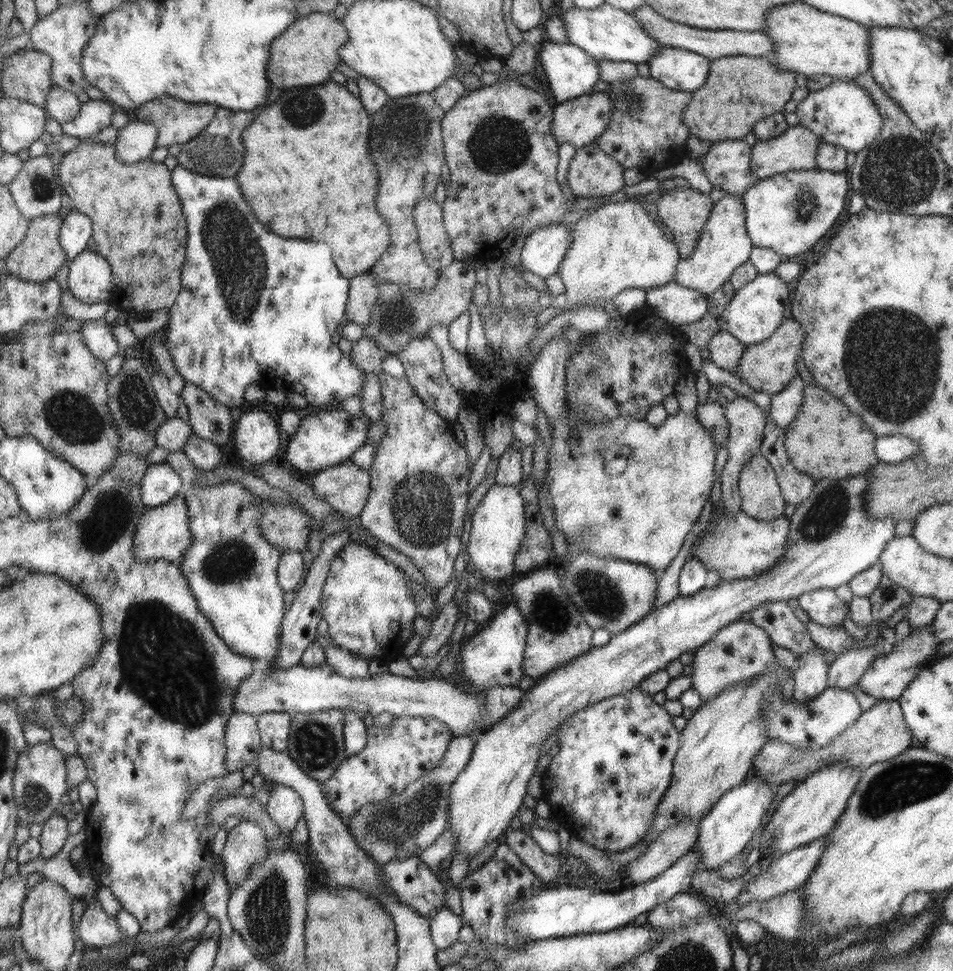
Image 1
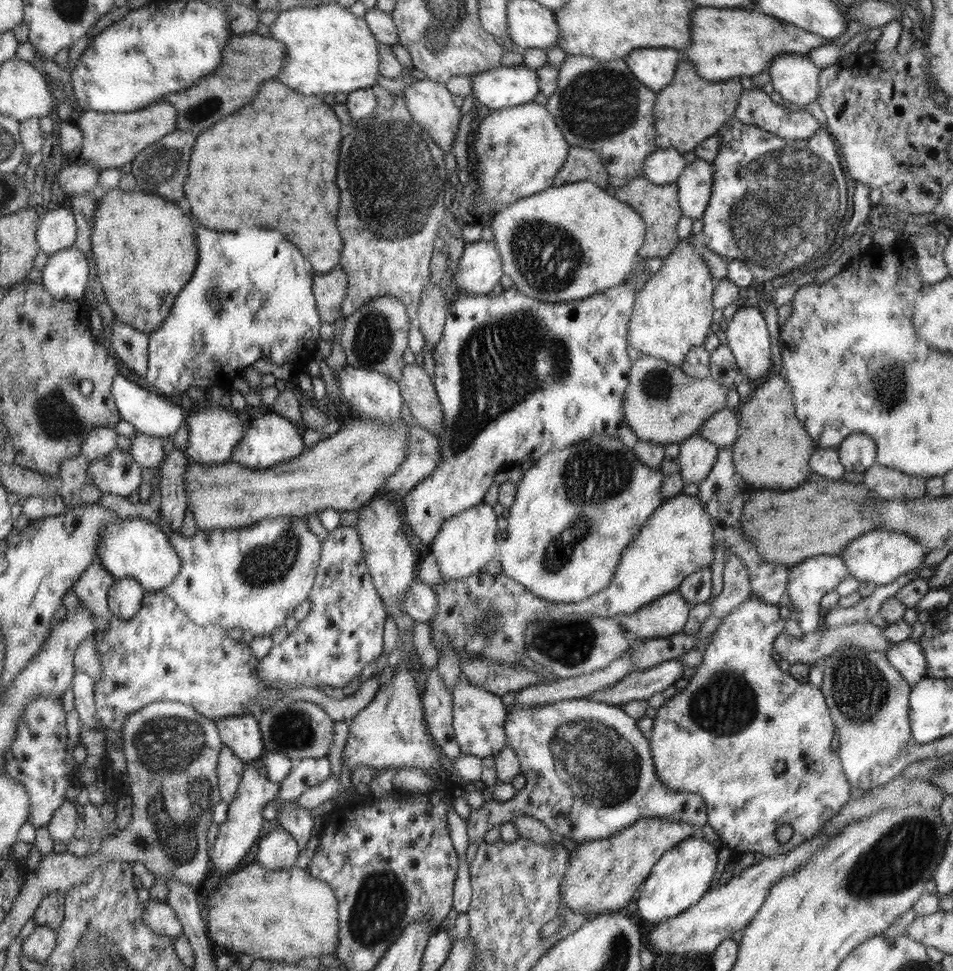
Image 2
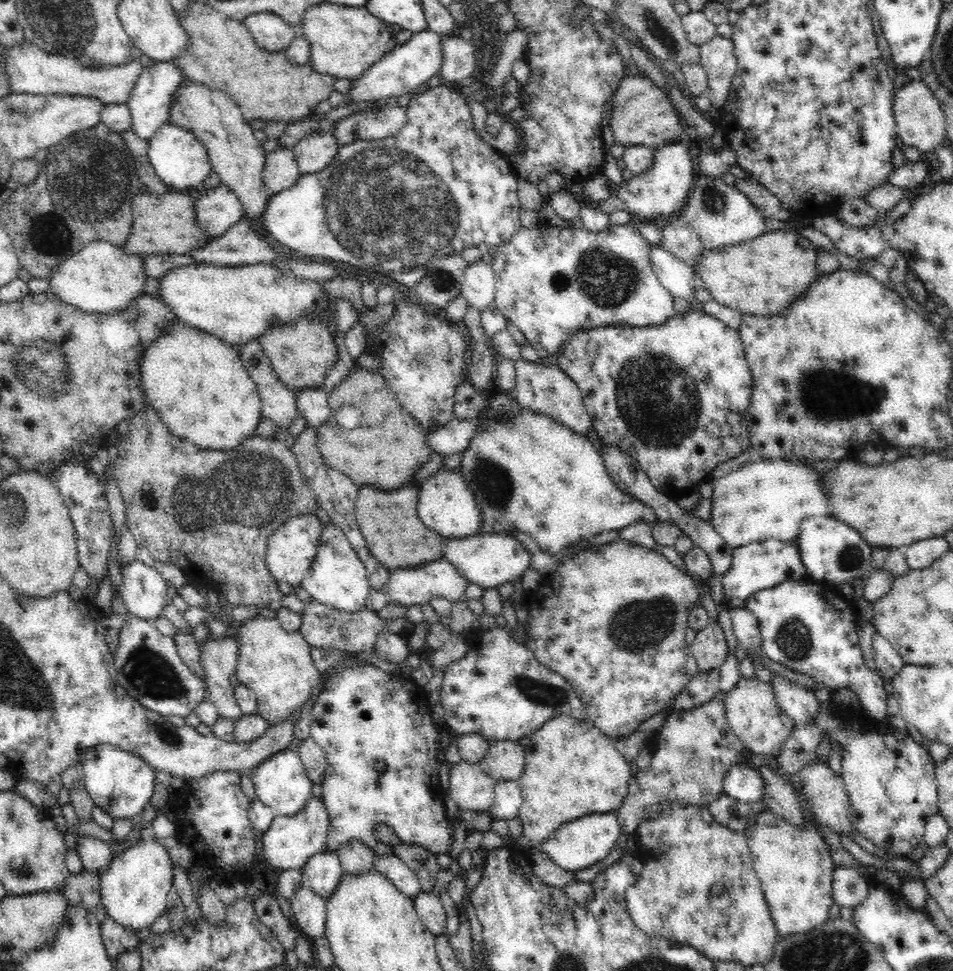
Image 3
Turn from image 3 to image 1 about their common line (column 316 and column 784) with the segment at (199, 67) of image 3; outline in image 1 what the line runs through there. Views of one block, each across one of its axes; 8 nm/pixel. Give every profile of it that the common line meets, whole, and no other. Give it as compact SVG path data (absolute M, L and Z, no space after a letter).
M726 56L712 61L709 76L700 89L693 92L693 98L684 112L684 122L691 136L700 140L727 141L743 139L760 118L782 112L784 104L790 100L792 90L796 88L796 73L778 70L768 57Z

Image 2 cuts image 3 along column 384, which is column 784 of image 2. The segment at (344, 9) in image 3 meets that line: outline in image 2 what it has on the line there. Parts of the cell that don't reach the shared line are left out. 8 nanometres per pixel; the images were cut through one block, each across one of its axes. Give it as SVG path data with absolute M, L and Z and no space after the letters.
M698 7L693 12L692 33L692 44L681 51L682 60L693 62L697 73L710 81L752 77L768 69L778 57L786 54L809 57L812 49L830 42L801 27L757 12L752 7L747 7L746 10Z

